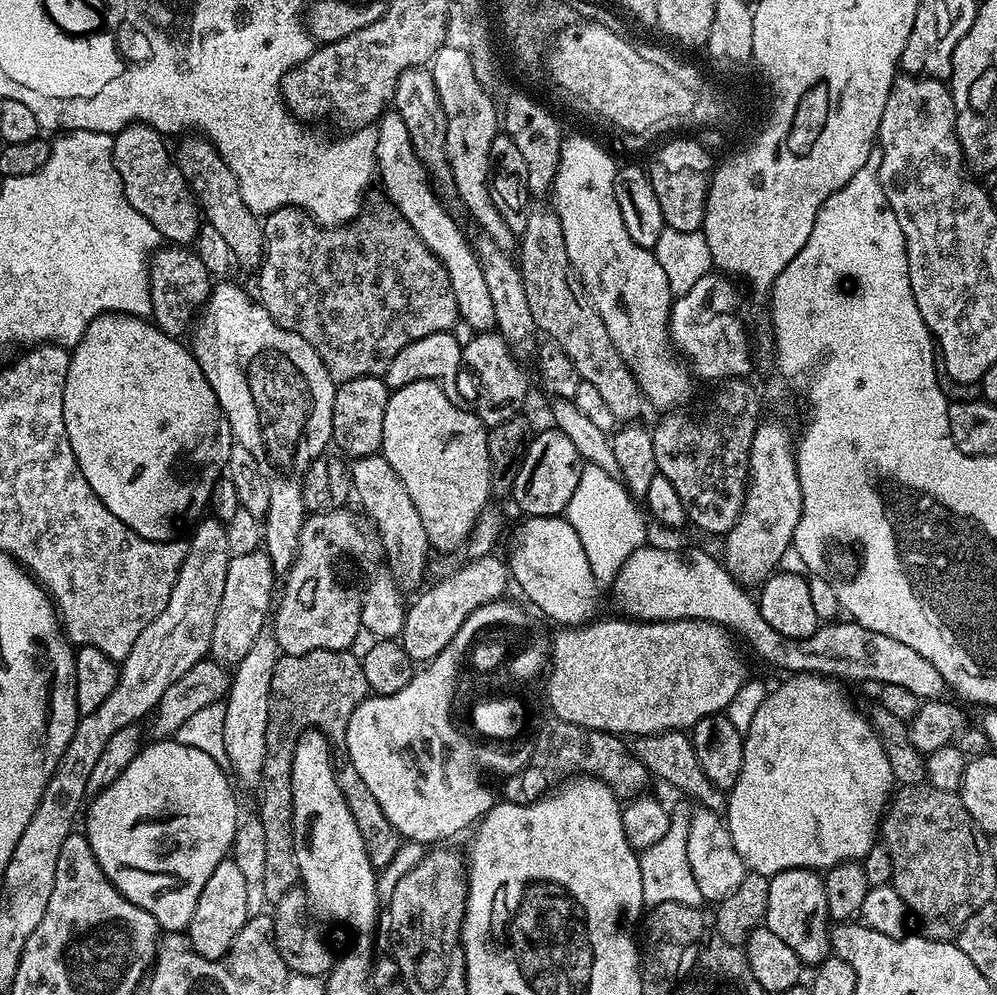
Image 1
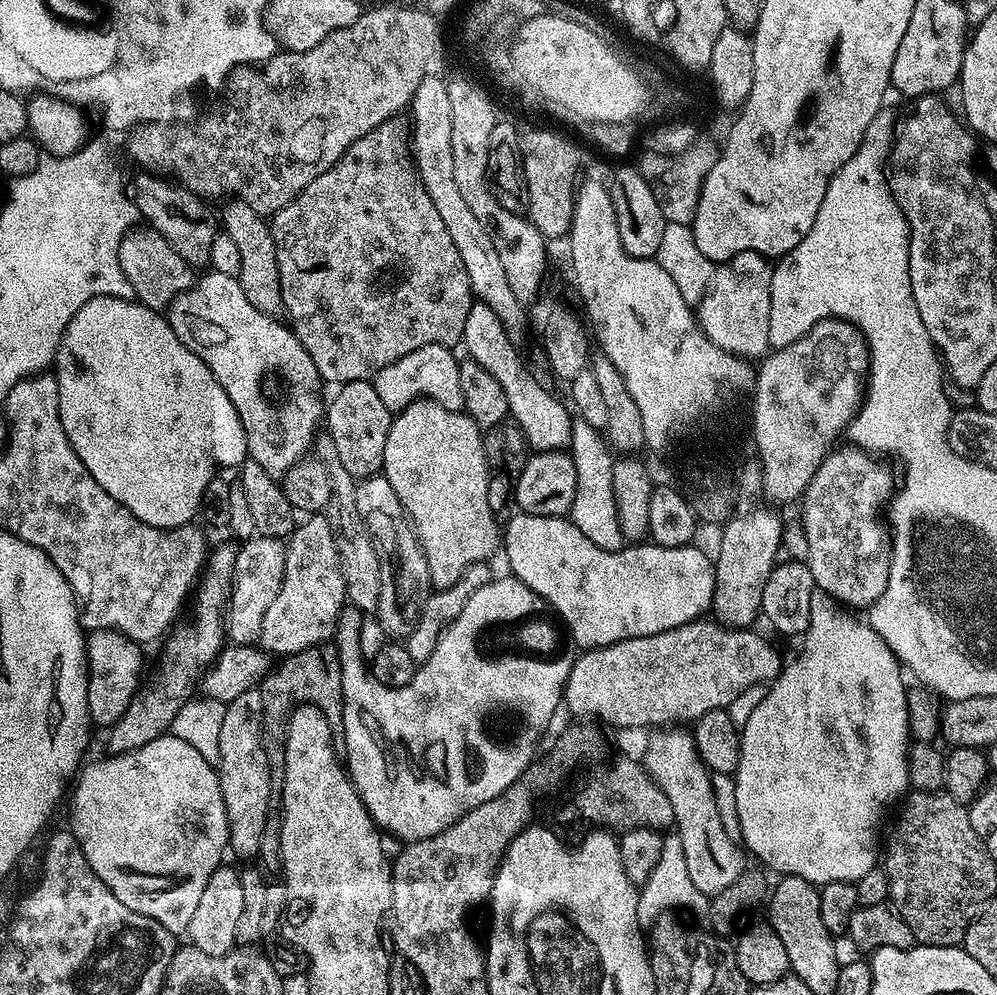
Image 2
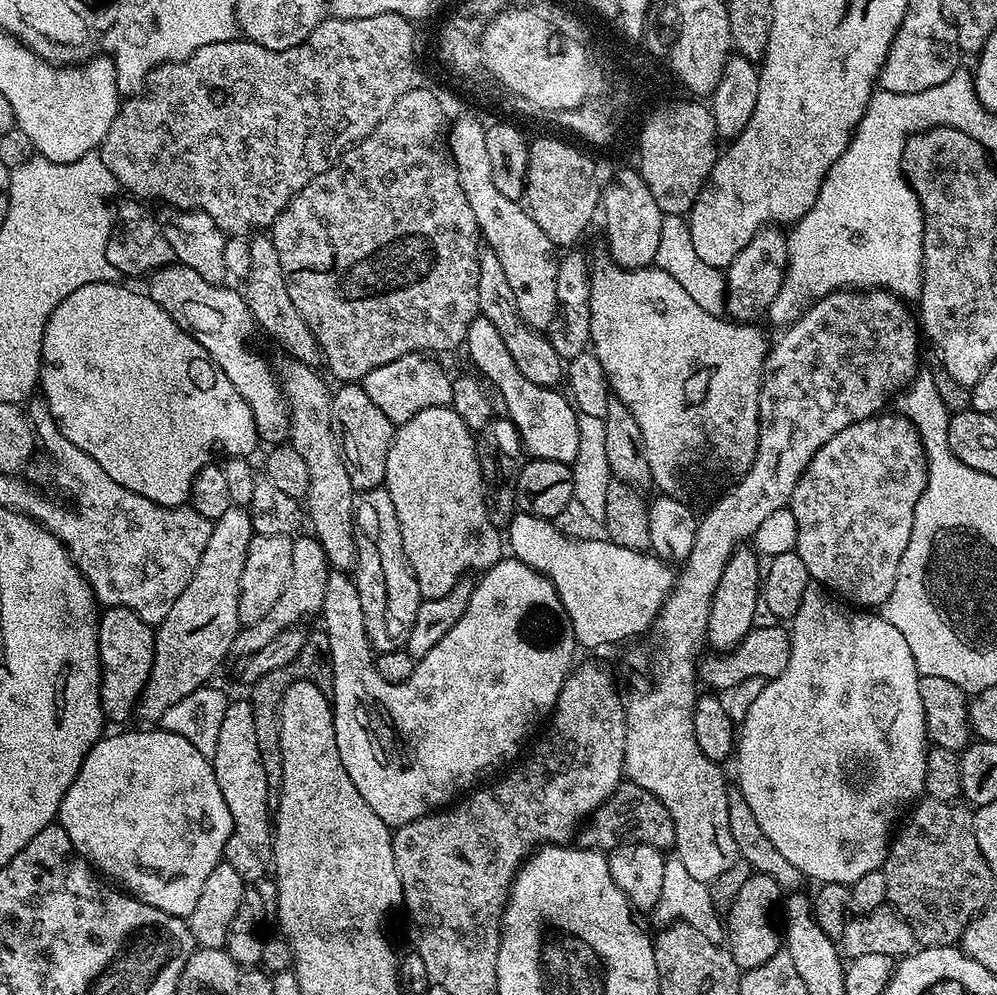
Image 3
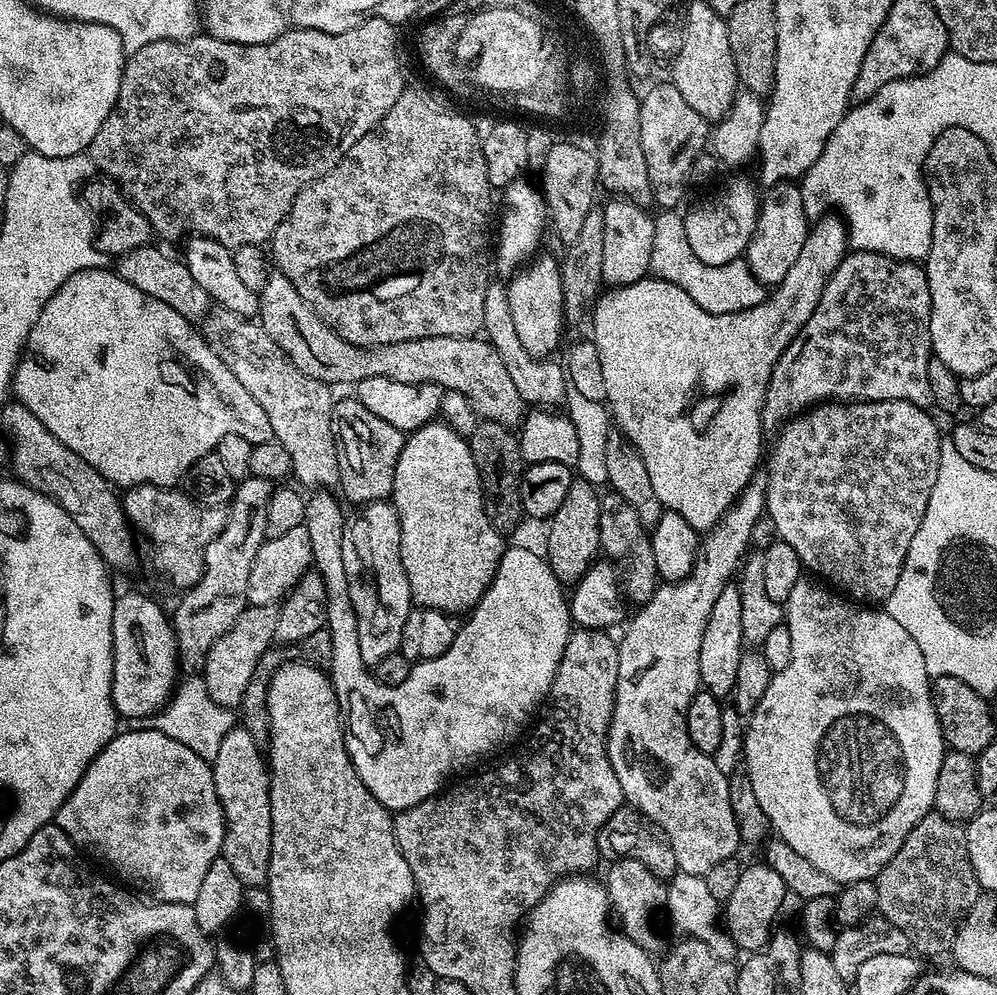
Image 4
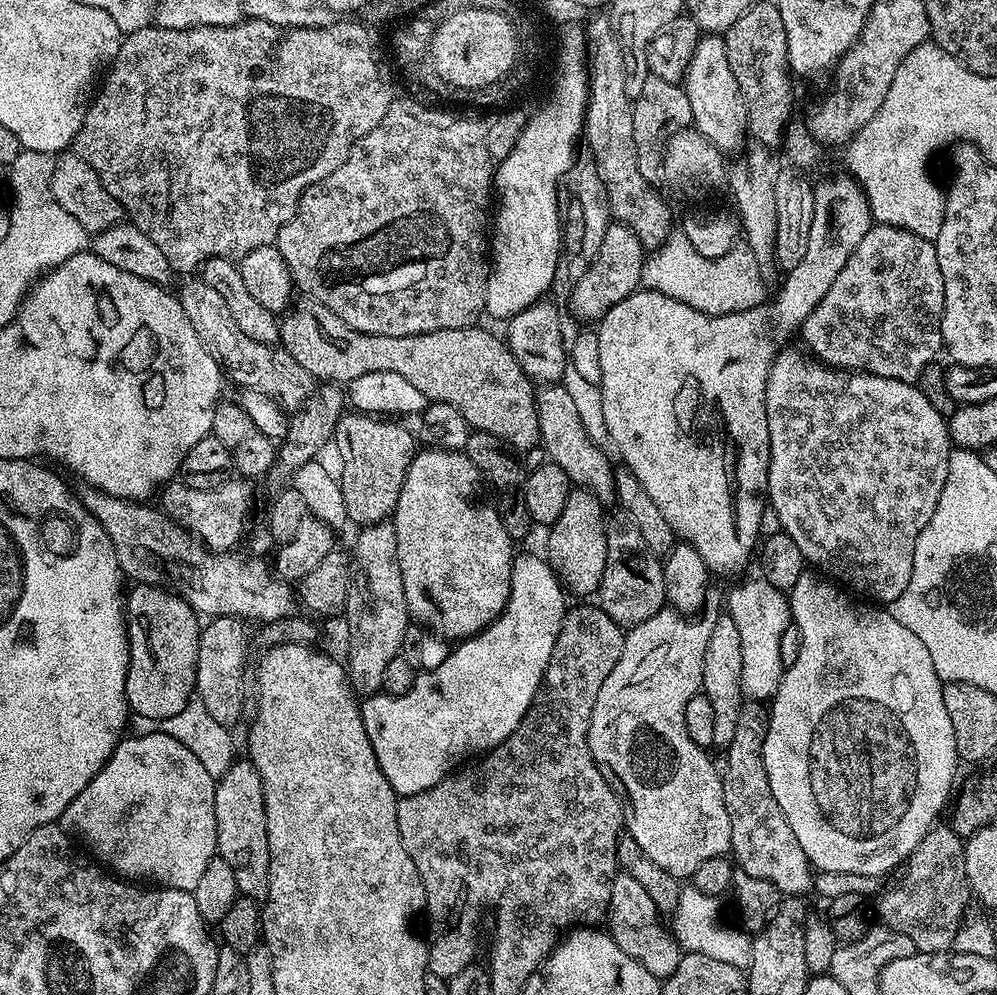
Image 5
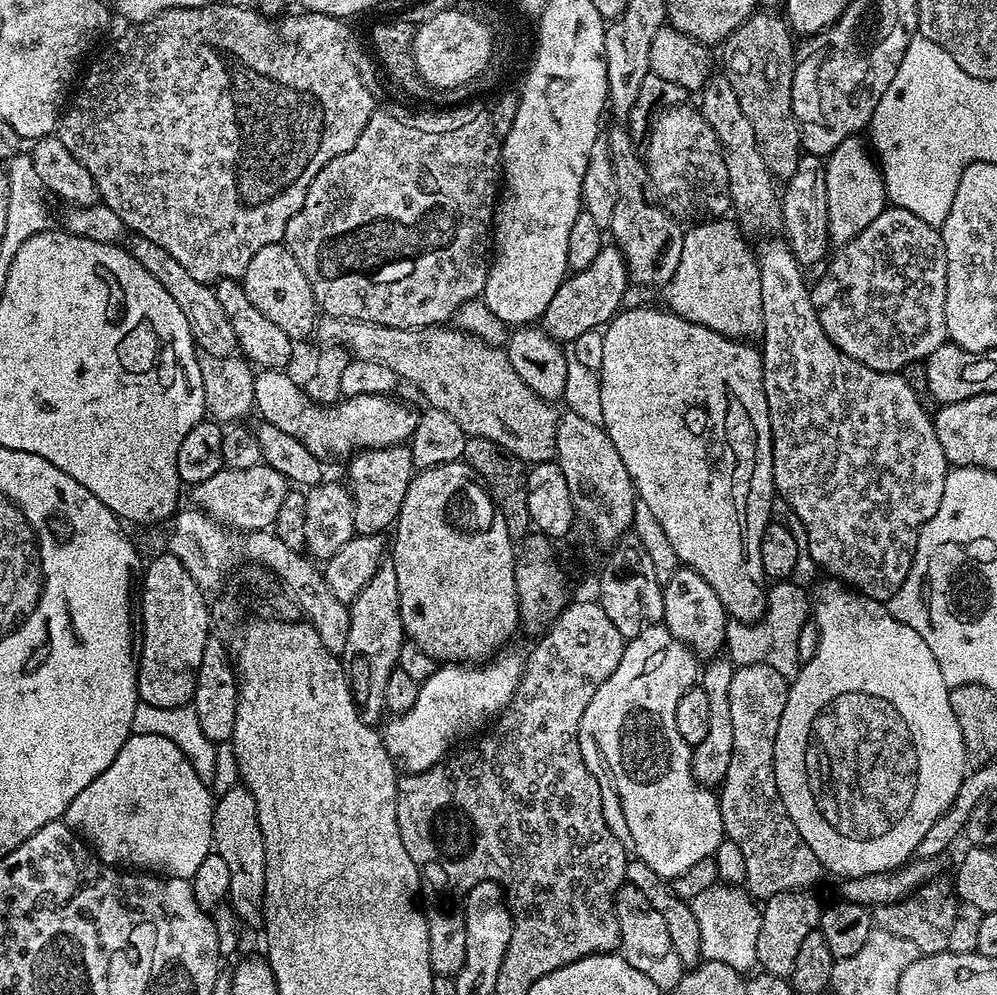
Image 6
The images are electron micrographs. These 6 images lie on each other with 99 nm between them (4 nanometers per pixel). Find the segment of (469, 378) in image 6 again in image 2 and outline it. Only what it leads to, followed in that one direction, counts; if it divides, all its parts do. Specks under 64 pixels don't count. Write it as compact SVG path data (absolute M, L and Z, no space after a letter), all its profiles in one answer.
M239 198L229 199L229 203L220 210L220 222L223 231L230 234L241 255L239 281L243 293L259 309L275 311L281 305L281 284L277 266L277 248L269 221L254 210L249 203Z

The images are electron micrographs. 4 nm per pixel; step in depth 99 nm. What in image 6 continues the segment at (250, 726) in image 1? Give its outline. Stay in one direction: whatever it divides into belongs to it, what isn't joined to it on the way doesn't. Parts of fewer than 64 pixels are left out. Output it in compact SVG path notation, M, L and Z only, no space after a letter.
M237 786L219 793L212 810L212 838L214 851L230 866L231 903L259 905L266 886L266 850L258 826L258 810L247 788Z

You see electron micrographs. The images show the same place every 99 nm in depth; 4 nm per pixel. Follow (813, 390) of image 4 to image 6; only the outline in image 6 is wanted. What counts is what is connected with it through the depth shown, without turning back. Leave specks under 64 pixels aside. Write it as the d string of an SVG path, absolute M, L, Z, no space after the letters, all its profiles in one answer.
M888 206L866 230L835 251L836 257L827 261L828 269L821 274L820 281L810 288L818 322L822 322L822 330L834 346L870 366L870 370L899 373L908 363L927 360L929 354L945 344L946 254L940 229L922 222L910 210Z

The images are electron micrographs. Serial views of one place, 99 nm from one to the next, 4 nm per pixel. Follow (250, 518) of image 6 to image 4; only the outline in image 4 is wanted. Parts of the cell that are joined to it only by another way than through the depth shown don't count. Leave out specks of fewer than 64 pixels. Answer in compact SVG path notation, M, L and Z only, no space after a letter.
M139 484L123 493L122 503L128 522L137 533L148 536L152 543L152 568L165 576L179 590L193 588L204 573L204 551L224 525L225 513L208 508L192 499L179 487L162 488L158 484Z

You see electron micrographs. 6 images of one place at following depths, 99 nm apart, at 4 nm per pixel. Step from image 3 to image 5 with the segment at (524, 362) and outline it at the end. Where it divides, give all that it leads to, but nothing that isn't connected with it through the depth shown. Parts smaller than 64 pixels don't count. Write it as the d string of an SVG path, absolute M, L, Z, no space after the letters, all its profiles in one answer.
M553 382L537 387L535 394L540 444L547 459L558 465L575 487L588 489L604 506L613 503L616 494L614 464L608 461L607 454L600 452L604 450L593 444L592 439L586 434L582 418L578 418L578 409L570 399L570 393L564 389L563 383Z

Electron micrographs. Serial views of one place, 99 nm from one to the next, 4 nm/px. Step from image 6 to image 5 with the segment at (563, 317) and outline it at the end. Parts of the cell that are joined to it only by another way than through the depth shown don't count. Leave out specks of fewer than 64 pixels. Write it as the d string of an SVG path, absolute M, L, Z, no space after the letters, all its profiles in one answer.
M614 222L606 230L606 238L602 238L602 250L591 261L592 264L576 280L572 288L572 312L580 320L598 322L608 313L610 306L618 306L622 298L640 288L642 266L646 259L646 249L634 234L634 230L626 224Z

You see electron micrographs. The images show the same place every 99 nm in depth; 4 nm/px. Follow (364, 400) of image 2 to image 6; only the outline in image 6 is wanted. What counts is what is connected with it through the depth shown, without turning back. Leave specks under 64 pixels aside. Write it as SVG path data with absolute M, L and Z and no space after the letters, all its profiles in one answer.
M402 443L389 448L366 448L364 451L357 451L348 462L346 484L354 502L356 535L383 533L391 529L402 510L402 498L406 498L406 490L414 475L411 447Z

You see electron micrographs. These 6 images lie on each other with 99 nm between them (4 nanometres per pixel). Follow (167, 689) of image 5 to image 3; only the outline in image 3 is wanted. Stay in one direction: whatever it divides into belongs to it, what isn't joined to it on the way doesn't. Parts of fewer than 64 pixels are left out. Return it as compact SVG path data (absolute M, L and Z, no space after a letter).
M104 608L100 626L100 705L105 721L116 724L133 715L137 700L150 678L156 649L153 625L125 608Z

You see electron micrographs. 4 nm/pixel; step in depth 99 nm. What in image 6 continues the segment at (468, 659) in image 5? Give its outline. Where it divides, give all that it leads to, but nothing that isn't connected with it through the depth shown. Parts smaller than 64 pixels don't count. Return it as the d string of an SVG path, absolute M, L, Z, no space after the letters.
M508 650L501 651L479 666L472 662L448 662L437 667L436 672L430 674L430 678L426 678L426 682L421 684L418 690L418 702L414 702L410 710L393 715L392 721L388 725L387 723L383 725L382 735L386 750L405 773L425 772L428 768L440 763L457 747L455 744L459 740L466 739L471 732L479 733L481 731L479 728L484 723L487 725L495 721L496 717L504 711L516 692L520 676L524 672L525 662L523 655L519 656L516 652L506 651Z

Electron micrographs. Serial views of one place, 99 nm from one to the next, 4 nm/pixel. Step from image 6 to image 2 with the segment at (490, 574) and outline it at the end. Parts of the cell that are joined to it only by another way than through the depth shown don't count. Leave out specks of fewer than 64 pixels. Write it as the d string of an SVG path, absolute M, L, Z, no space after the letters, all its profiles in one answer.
M423 398L412 401L411 404L405 406L402 411L395 413L390 426L390 434L386 438L386 450L384 451L384 467L382 475L388 479L390 486L394 486L394 494L398 494L398 498L402 502L404 512L409 520L412 521L412 529L416 532L418 542L424 551L424 557L428 563L428 574L433 585L439 586L441 589L447 590L459 583L464 572L464 560L484 560L492 551L497 551L498 545L502 540L502 528L492 517L492 504L488 501L488 475L490 469L488 460L484 457L484 438L480 425L475 424L464 412L451 412L446 410L446 406L442 406L433 400L425 400Z

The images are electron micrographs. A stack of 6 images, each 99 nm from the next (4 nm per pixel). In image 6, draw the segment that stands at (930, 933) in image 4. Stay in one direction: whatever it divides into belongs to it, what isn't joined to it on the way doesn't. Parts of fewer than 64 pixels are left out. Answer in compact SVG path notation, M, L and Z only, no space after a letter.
M937 878L929 884L922 885L902 902L894 902L874 909L874 924L879 931L898 934L898 938L906 938L918 946L921 954L947 952L950 942L950 929L954 922L954 914L958 897L951 879Z

